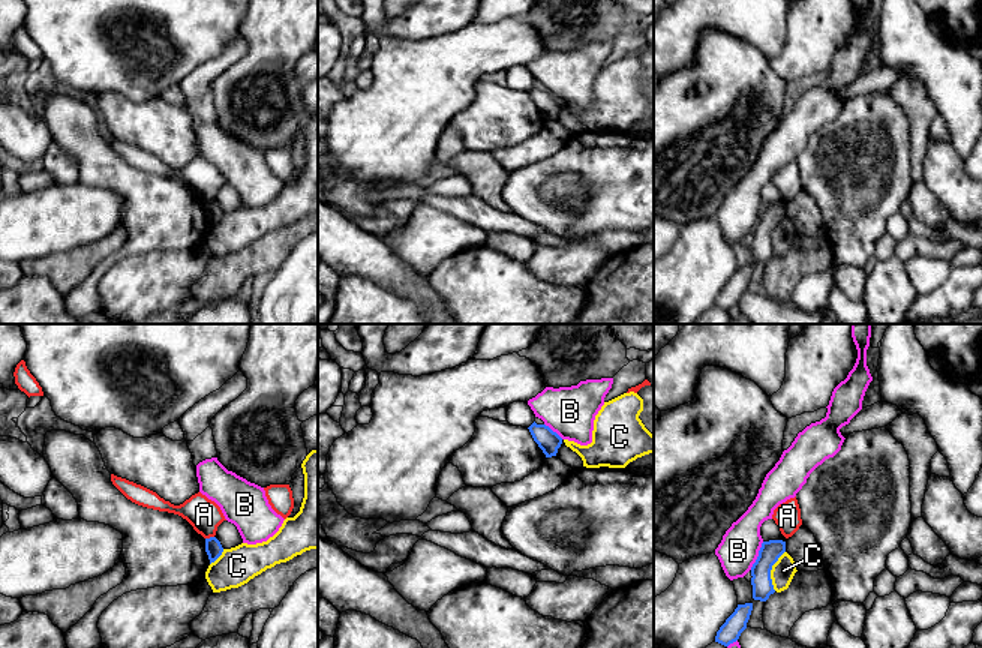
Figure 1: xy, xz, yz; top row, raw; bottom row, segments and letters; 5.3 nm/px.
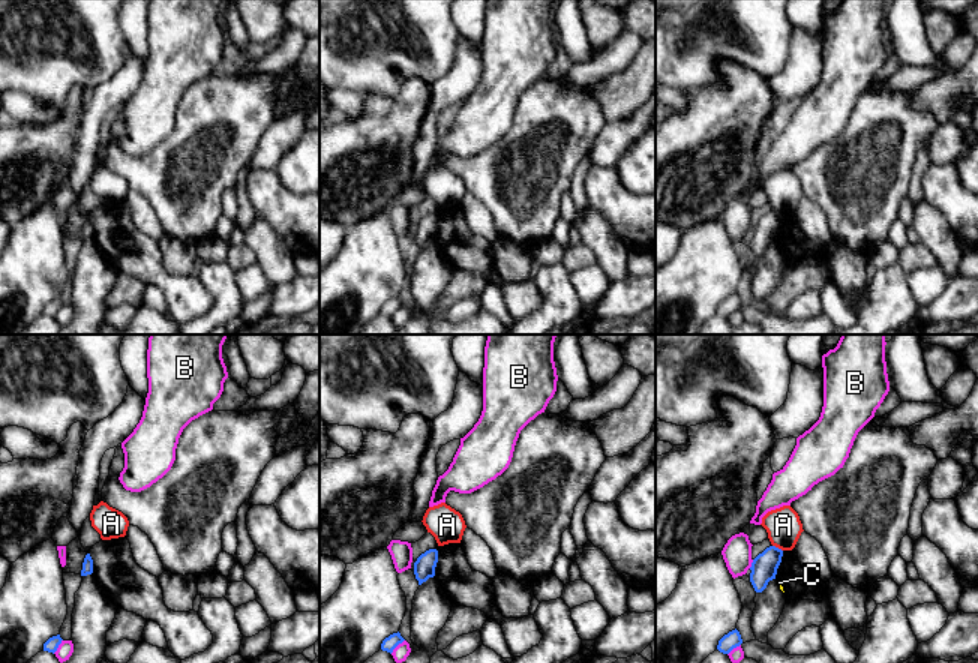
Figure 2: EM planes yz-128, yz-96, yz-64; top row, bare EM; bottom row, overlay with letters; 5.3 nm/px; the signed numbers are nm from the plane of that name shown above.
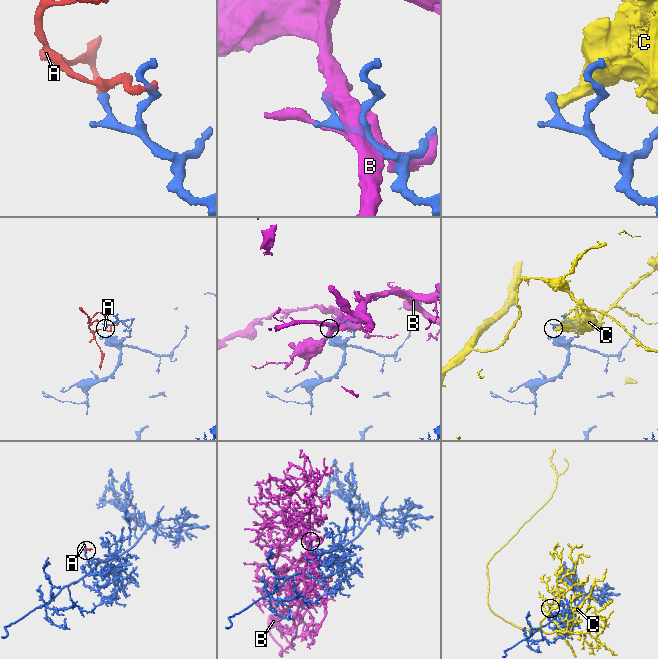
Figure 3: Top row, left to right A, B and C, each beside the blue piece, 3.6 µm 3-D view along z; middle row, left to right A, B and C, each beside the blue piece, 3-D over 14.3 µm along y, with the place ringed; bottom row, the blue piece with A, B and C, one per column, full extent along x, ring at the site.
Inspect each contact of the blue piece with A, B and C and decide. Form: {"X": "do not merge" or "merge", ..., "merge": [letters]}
{"A": "do not merge", "B": "do not merge", "C": "do not merge", "merge": []}

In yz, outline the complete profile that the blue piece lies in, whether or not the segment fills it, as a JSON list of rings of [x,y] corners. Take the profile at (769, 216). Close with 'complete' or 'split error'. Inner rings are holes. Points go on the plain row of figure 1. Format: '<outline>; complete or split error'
[[[769,204],[762,207],[759,220],[751,231],[751,249],[754,264],[766,266],[769,260],[775,256],[771,243],[771,234],[784,216],[786,206],[783,204]]]; complete

